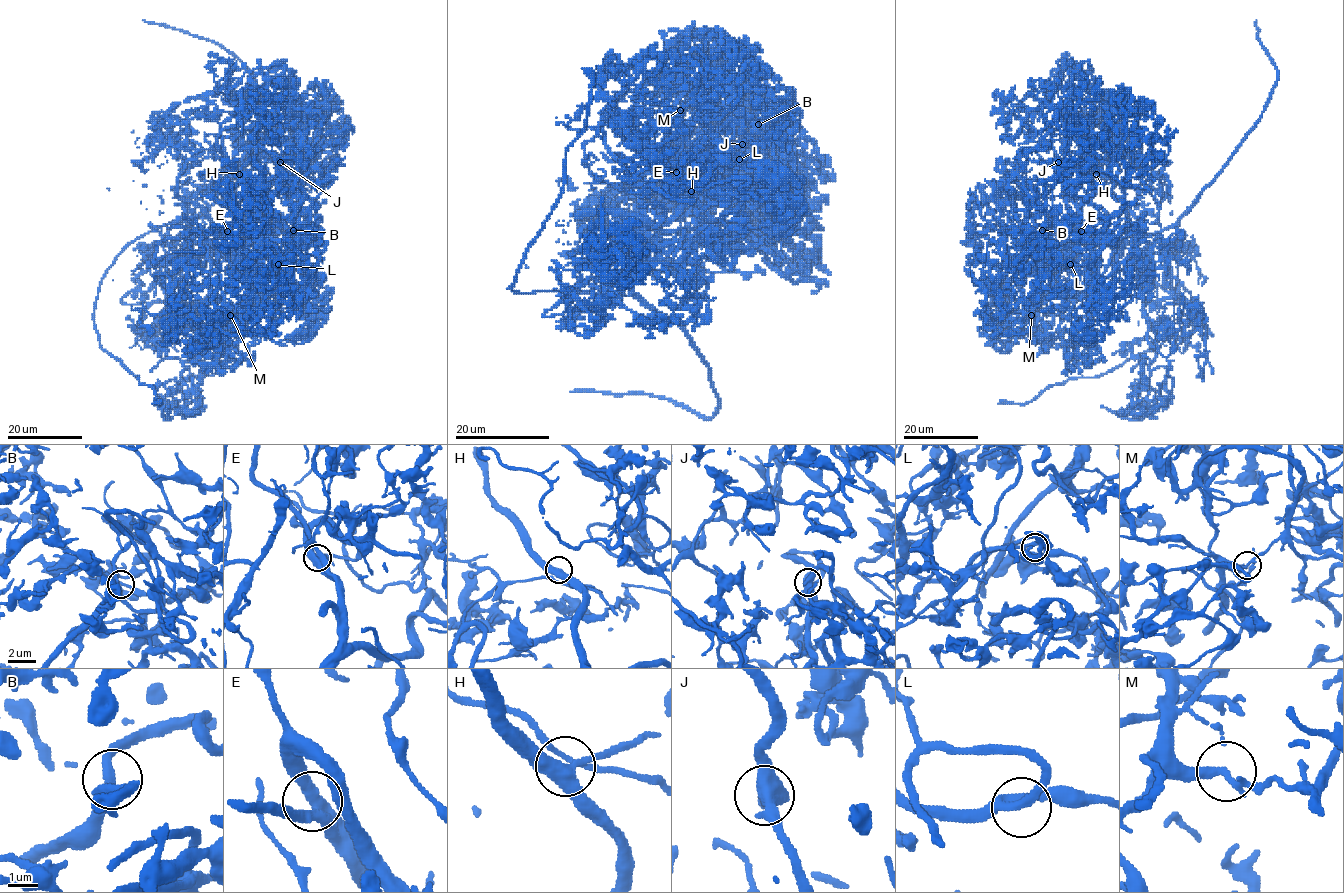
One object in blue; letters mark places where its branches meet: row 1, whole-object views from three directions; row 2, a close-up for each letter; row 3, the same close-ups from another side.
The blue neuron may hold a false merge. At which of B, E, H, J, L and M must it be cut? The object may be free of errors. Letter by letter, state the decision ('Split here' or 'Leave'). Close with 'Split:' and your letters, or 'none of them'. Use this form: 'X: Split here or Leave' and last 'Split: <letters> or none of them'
B: Leave
E: Leave
H: Leave
J: Leave
L: Leave
M: Split here
Split: M

